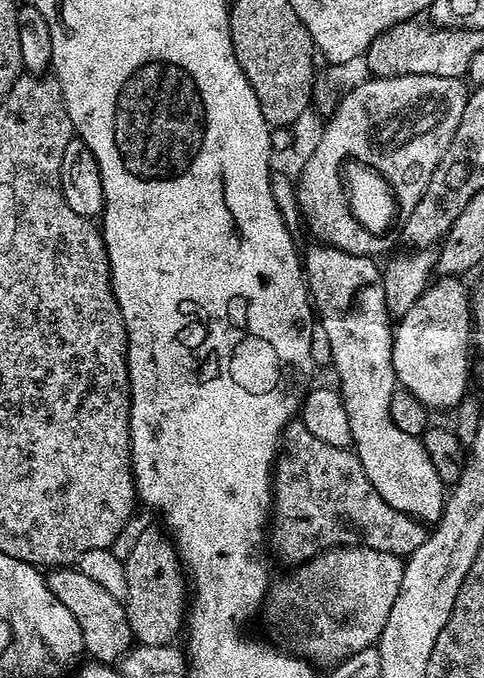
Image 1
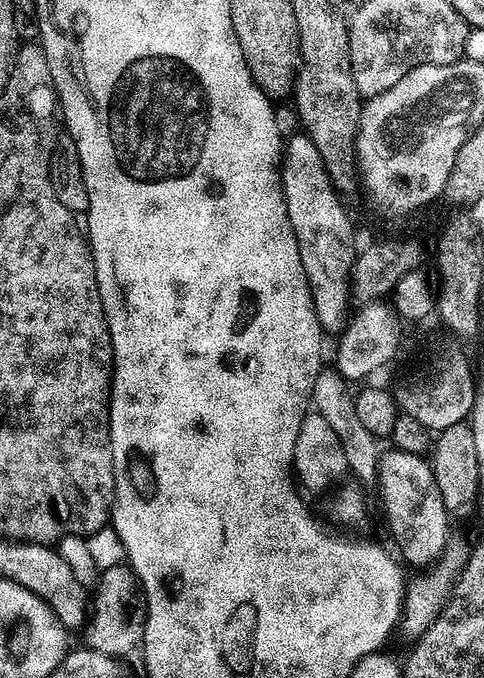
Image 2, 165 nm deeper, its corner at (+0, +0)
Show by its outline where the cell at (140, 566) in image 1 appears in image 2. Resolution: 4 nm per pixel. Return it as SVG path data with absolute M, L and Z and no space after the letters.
M123 563L114 565L101 571L99 580L94 585L94 591L90 596L90 611L86 616L86 623L83 625L84 632L83 643L89 648L111 656L113 658L121 658L120 656L128 656L132 651L141 647L144 639L144 597L140 591L139 583L131 568Z

